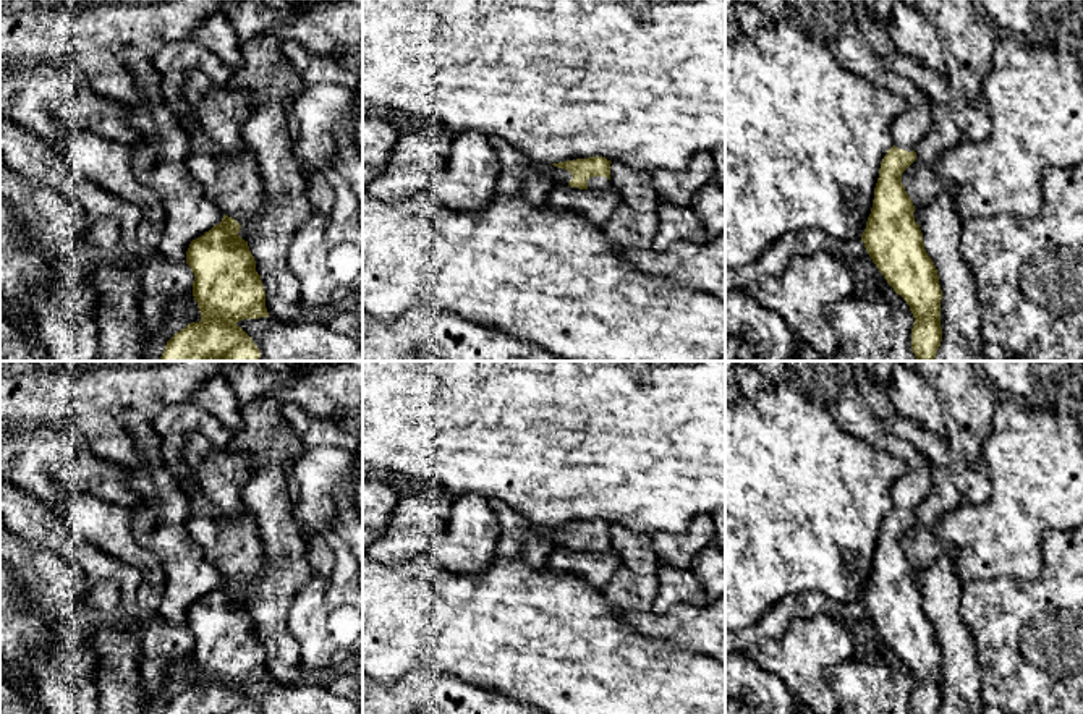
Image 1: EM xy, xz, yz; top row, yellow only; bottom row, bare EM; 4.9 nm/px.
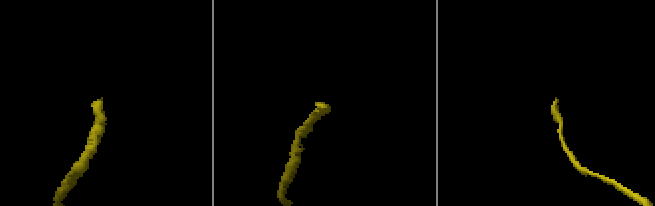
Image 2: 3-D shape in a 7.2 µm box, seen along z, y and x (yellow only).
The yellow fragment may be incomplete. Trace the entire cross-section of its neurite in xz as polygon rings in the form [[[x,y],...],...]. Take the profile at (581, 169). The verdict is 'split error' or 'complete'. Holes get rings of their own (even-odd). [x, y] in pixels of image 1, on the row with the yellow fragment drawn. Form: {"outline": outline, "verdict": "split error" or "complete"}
{"outline": [[[596,155],[558,164],[536,162],[536,168],[555,185],[596,191],[610,186],[610,164],[605,157]]], "verdict": "split error"}

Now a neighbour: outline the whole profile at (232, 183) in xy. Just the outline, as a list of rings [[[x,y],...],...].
[[[191,37],[167,42],[154,57],[152,65],[162,76],[162,96],[189,133],[189,159],[185,167],[199,181],[209,201],[241,228],[238,235],[248,241],[254,219],[262,212],[262,181],[257,162],[244,144],[233,155],[210,141],[193,118],[193,108],[183,97],[189,71],[197,70],[217,86],[225,86],[233,70],[215,53],[197,45]]]

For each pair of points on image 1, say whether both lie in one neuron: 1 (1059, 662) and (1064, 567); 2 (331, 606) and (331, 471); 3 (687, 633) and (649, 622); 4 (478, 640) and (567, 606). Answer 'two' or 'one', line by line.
1: one
2: one
3: one
4: one

